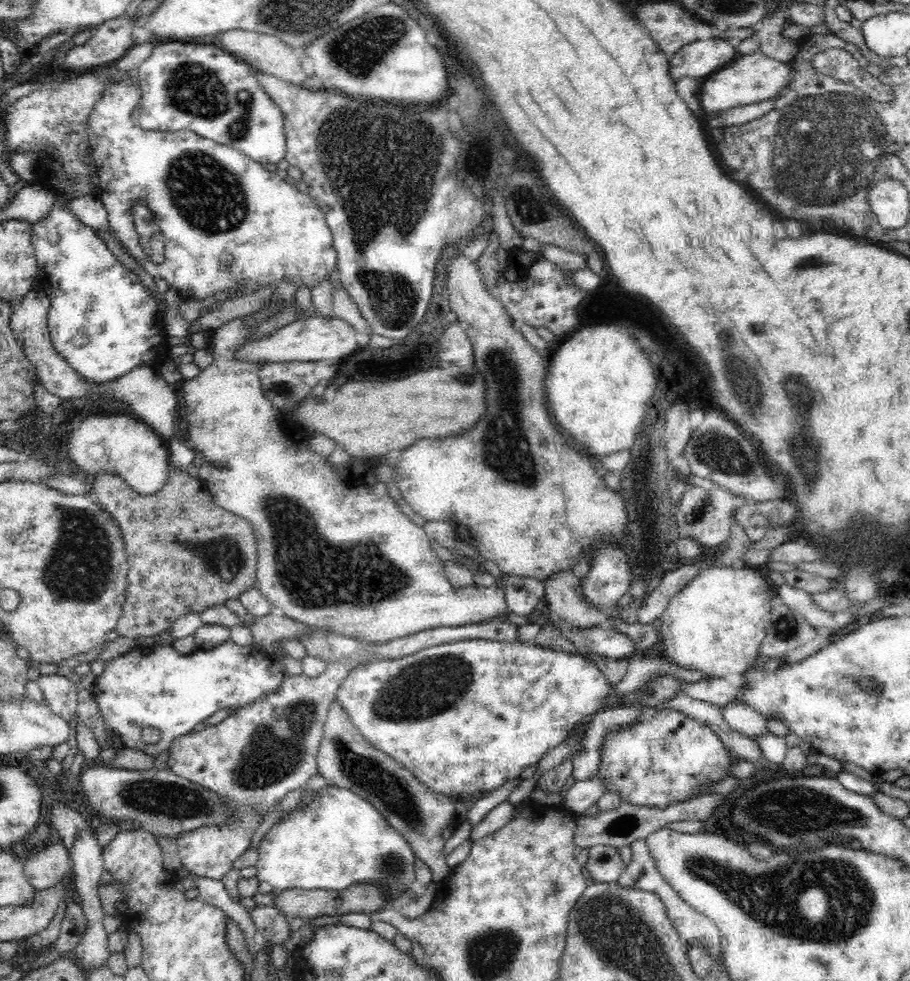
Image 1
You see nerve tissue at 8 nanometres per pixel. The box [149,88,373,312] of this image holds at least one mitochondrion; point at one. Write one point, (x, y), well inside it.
(208, 195)

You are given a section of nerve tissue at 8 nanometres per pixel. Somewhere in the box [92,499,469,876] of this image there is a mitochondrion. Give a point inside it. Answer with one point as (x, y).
(276, 748)

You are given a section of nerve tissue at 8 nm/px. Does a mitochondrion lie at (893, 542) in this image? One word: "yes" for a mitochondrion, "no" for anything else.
yes

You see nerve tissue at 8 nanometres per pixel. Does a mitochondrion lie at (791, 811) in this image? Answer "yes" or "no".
yes

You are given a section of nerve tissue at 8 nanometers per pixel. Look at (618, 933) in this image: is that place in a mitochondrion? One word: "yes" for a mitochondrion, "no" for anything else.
yes

